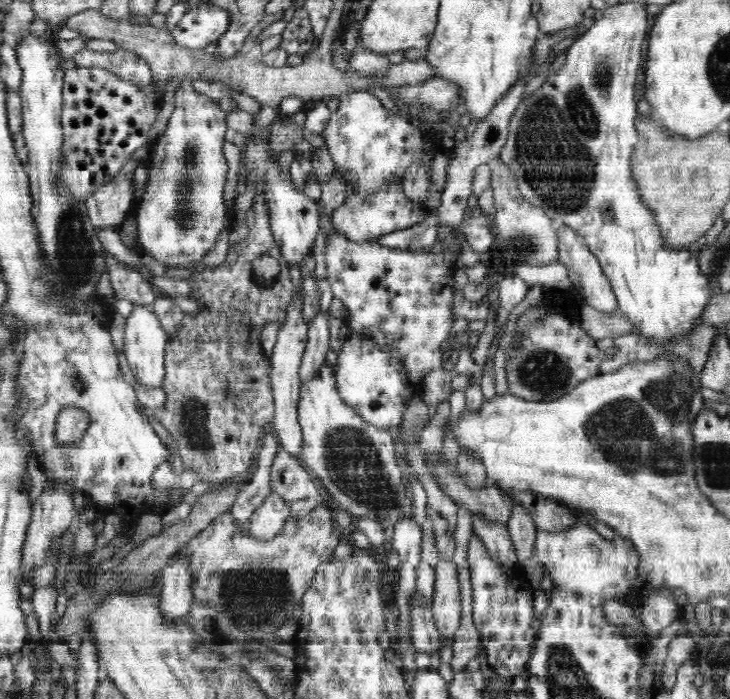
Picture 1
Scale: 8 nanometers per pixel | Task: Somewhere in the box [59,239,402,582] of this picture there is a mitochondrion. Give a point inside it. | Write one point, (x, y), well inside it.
(193, 411)

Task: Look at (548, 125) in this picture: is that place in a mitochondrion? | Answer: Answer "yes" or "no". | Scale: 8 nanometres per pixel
yes

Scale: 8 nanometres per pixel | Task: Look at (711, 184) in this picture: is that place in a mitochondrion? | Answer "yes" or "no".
no

